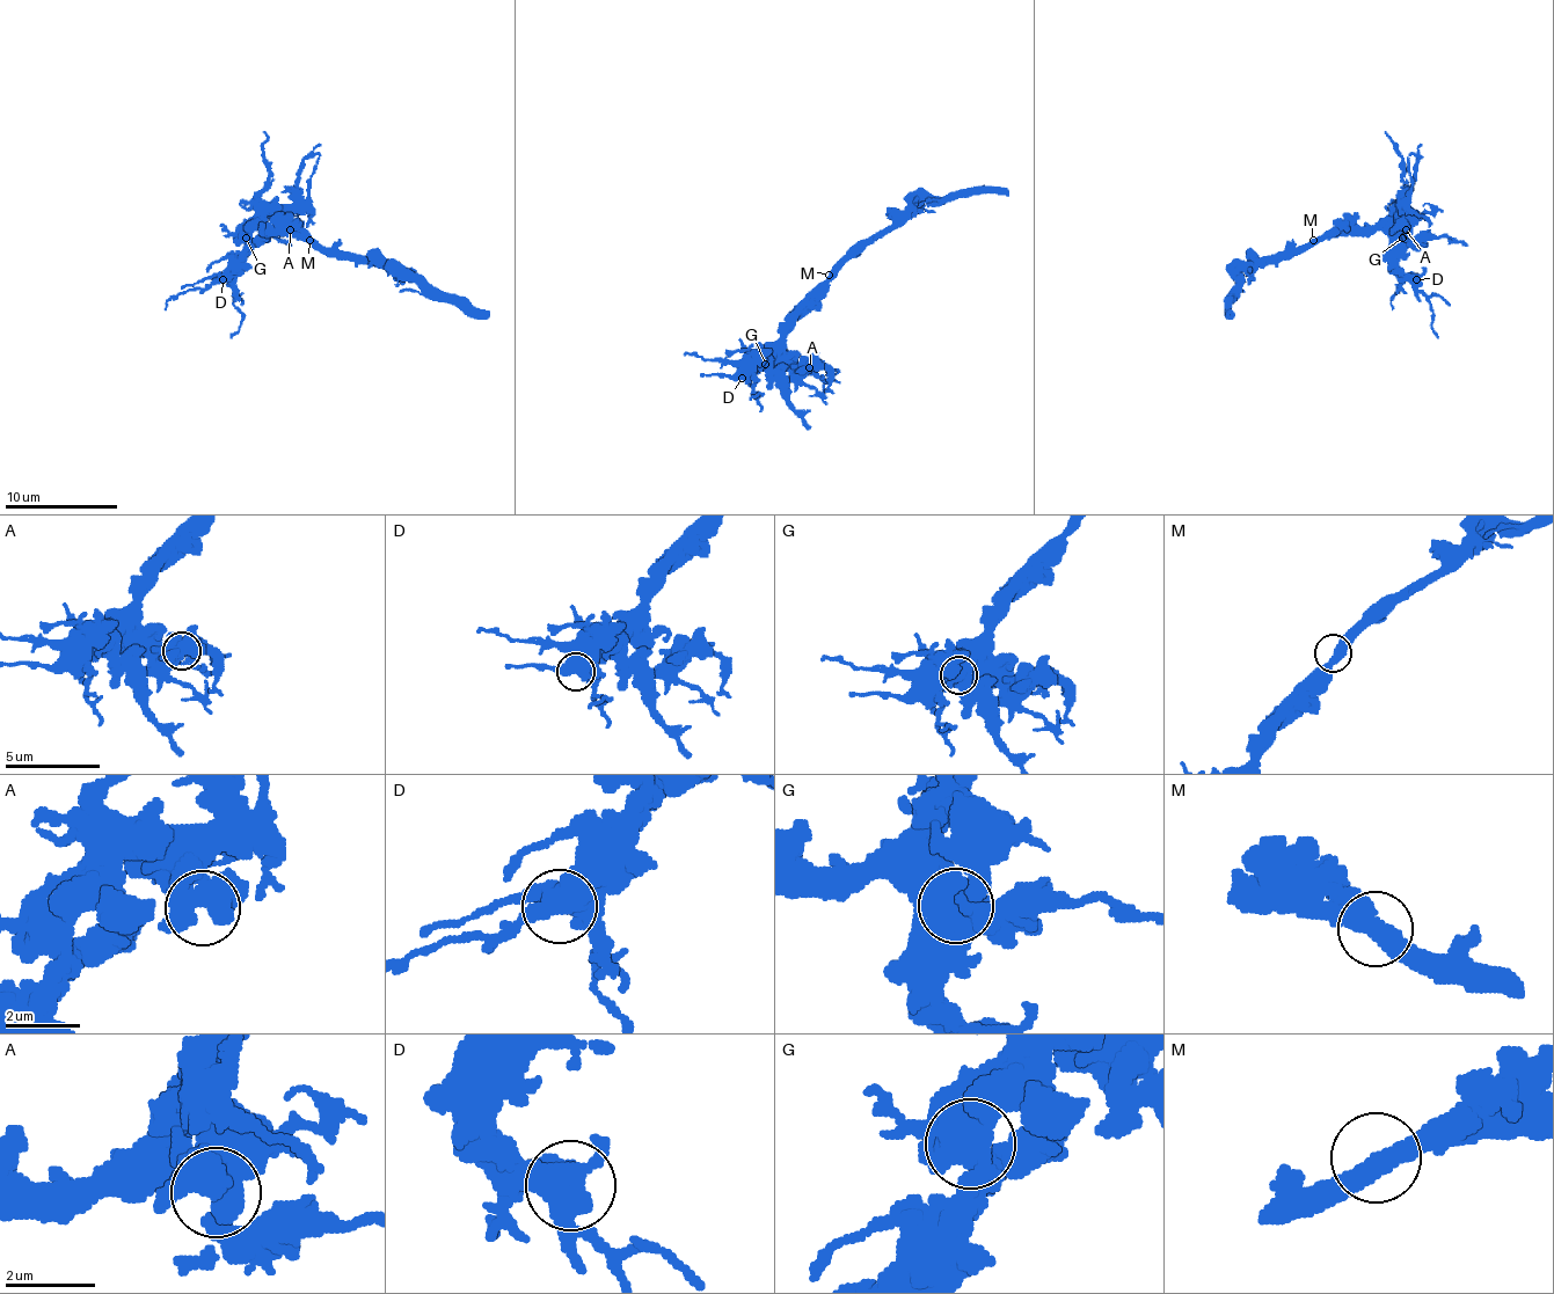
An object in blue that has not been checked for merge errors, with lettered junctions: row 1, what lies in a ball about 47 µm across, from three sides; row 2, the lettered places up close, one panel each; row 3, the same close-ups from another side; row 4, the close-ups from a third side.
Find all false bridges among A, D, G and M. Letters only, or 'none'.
none

